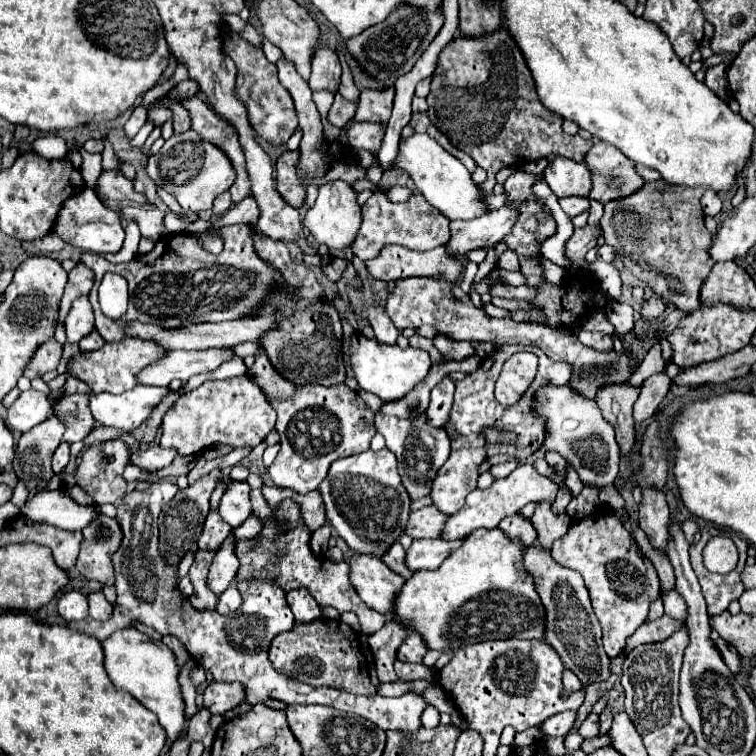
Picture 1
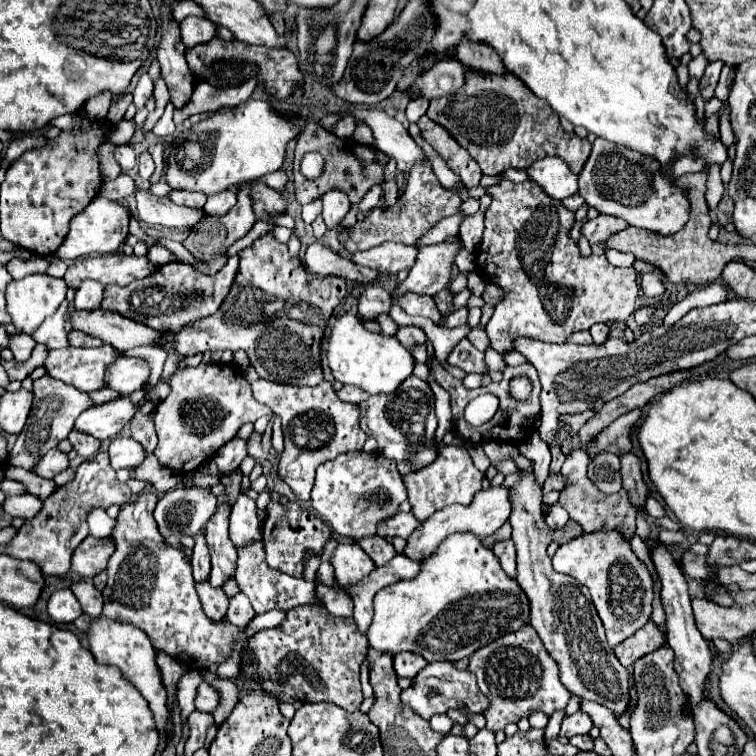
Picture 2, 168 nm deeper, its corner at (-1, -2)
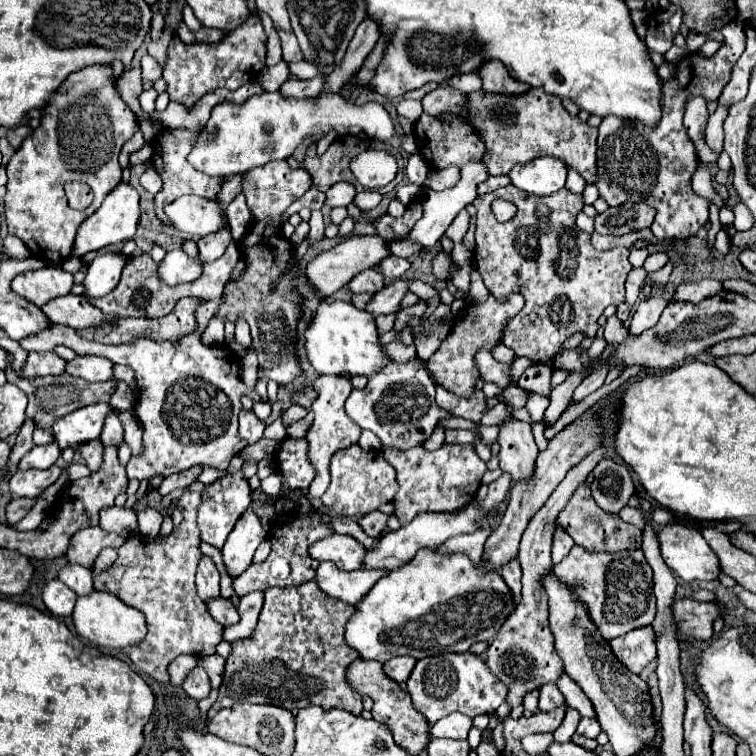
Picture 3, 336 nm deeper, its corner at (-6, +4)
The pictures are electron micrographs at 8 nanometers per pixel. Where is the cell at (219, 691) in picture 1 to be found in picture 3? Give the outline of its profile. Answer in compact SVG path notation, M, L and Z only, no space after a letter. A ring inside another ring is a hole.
M197 665L197 667L185 677L183 689L187 691L189 697L193 697L193 699L197 699L197 701L201 701L201 699L205 699L205 697L209 695L211 685L209 685L209 677L207 677L207 673L203 671L203 667Z

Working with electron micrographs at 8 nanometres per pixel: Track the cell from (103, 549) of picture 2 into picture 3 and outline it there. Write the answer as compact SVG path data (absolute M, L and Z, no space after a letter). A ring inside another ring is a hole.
M89 527L89 529L81 529L81 531L77 531L77 535L73 535L65 555L67 555L69 563L77 563L77 565L91 569L93 561L101 553L101 549L105 549L105 547L117 549L123 543L125 543L125 537L121 537L121 535L101 531L101 527Z

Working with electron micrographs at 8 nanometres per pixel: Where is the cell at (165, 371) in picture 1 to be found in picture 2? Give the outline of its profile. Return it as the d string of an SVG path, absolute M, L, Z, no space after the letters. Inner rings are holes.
M122 357L110 365L106 375L106 387L130 395L142 389L150 379L150 363L138 357Z

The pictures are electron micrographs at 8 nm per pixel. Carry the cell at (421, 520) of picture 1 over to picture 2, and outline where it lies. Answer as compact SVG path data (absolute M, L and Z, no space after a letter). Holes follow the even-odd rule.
M396 513L394 517L390 517L388 521L382 521L378 525L378 535L386 537L386 539L392 539L392 537L408 539L420 525L422 525L422 521L412 517L412 513Z

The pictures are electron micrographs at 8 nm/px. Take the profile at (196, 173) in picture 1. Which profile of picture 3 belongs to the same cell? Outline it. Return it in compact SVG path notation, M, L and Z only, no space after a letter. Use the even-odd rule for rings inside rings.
M261 93L249 97L245 103L223 101L211 111L211 119L203 127L197 143L189 155L189 163L197 167L197 171L207 175L231 177L237 173L251 171L269 161L289 159L301 139L307 135L327 135L329 131L337 131L343 135L359 135L361 131L367 137L387 141L395 137L395 121L379 103L365 103L363 107L345 101L343 97L323 95L319 99L283 99L277 93Z

